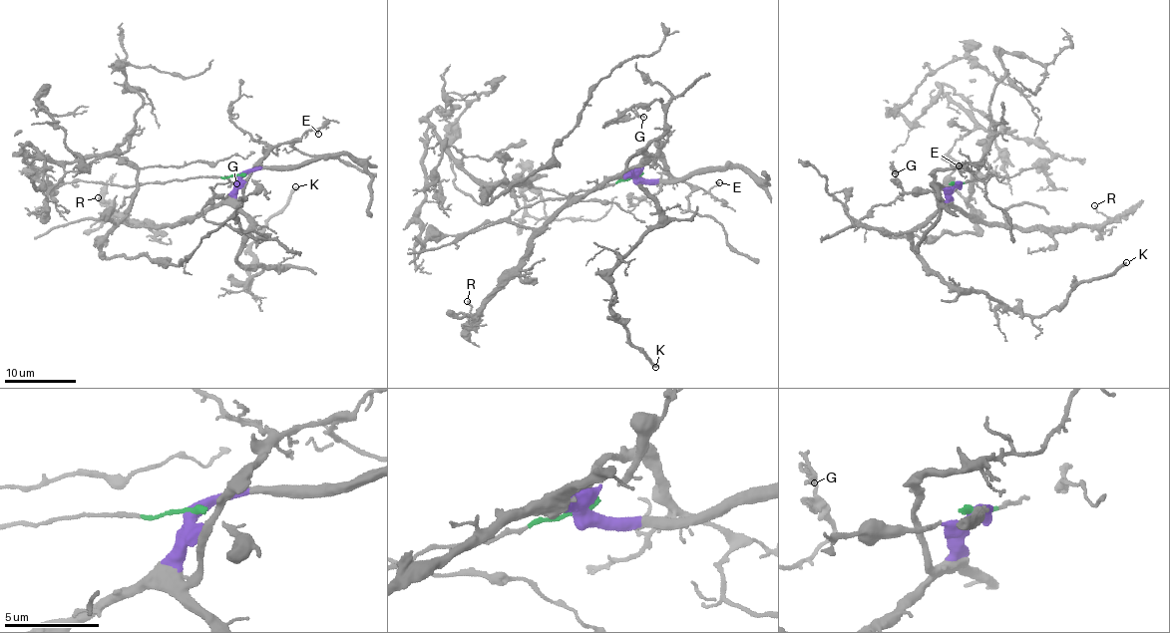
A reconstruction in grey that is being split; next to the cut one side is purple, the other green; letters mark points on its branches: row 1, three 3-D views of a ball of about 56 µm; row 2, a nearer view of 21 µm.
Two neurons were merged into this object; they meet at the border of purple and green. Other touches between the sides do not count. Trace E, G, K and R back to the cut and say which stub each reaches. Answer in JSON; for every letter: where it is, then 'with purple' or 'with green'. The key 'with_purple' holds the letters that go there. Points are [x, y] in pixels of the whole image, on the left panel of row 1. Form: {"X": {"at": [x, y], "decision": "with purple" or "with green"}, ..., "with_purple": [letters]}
{"E": {"at": [318, 134], "decision": "with purple"}, "G": {"at": [236, 183], "decision": "with purple"}, "K": {"at": [295, 186], "decision": "with purple"}, "R": {"at": [98, 197], "decision": "with purple"}, "with_purple": ["E", "G", "K", "R"]}

